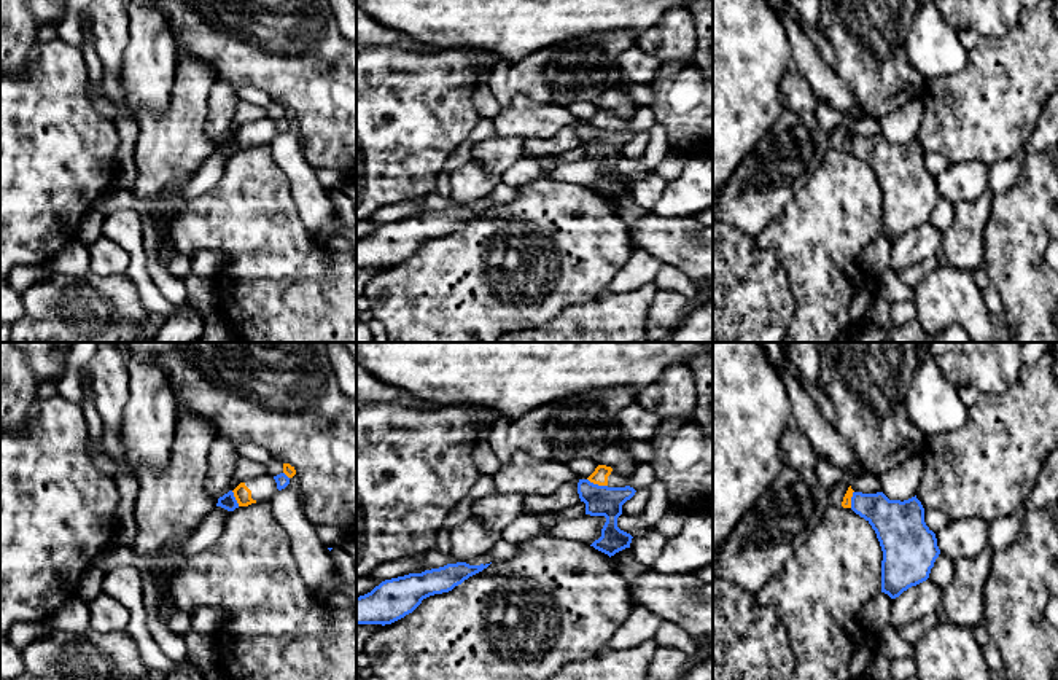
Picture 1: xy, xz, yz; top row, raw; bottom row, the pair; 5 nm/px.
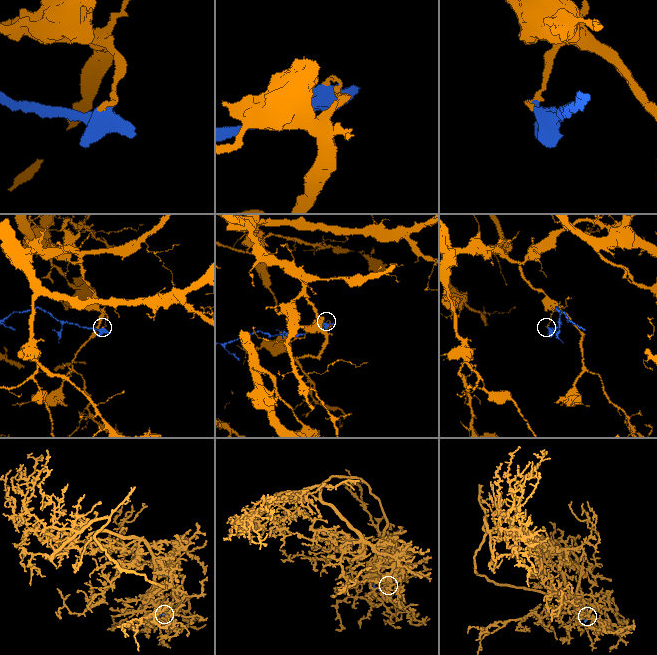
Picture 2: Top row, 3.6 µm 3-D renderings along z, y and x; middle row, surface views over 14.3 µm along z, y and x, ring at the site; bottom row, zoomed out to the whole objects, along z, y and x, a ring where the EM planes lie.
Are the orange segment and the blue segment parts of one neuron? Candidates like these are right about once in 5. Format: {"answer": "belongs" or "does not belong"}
{"answer": "does not belong"}

